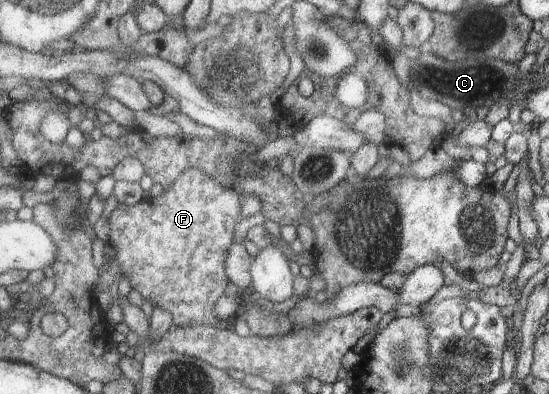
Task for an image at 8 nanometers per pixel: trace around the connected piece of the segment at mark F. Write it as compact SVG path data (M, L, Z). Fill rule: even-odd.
M190 168L176 178L170 190L164 190L151 200L142 199L134 205L118 203L111 212L108 218L109 242L115 248L123 278L127 278L131 288L138 290L144 299L170 312L174 327L214 326L218 322L214 305L226 292L230 280L226 271L226 258L232 246L236 220L240 220L240 196L244 194L236 192L234 188L226 188L200 169Z

